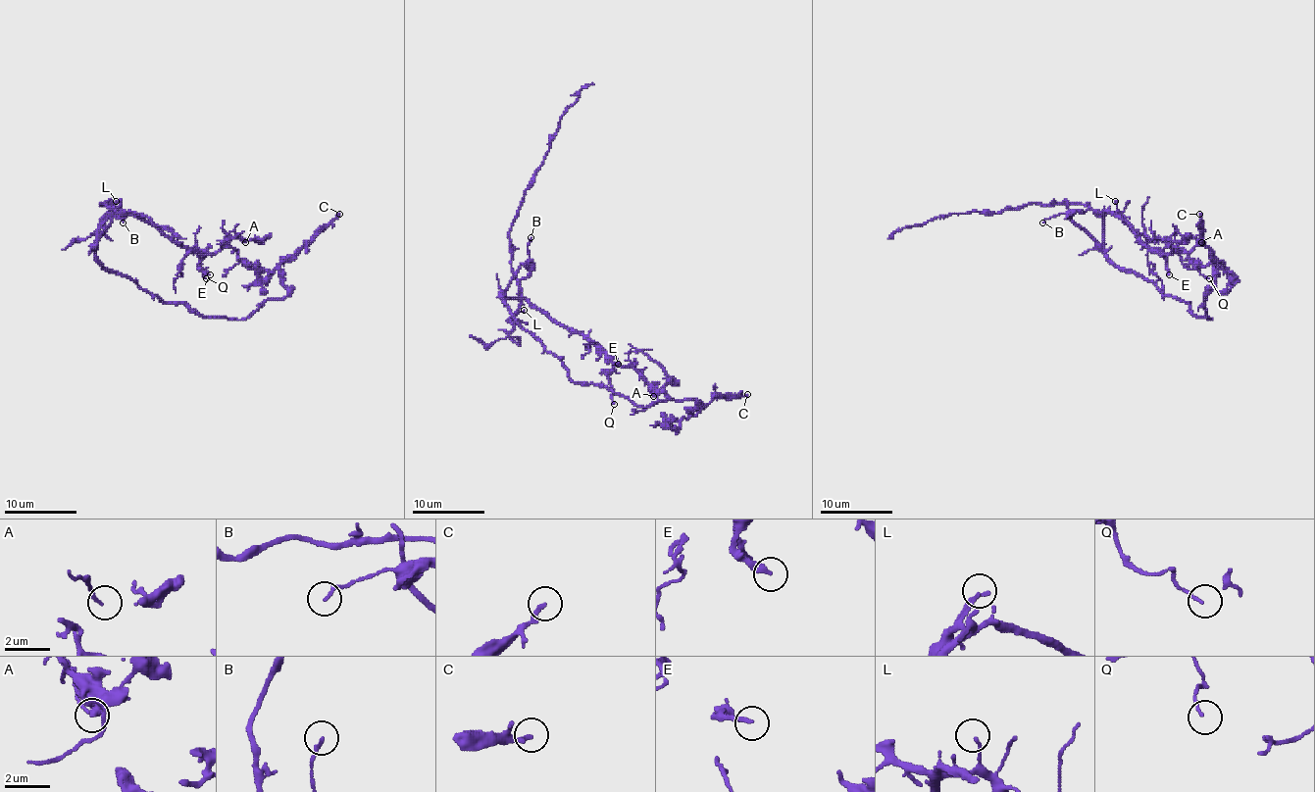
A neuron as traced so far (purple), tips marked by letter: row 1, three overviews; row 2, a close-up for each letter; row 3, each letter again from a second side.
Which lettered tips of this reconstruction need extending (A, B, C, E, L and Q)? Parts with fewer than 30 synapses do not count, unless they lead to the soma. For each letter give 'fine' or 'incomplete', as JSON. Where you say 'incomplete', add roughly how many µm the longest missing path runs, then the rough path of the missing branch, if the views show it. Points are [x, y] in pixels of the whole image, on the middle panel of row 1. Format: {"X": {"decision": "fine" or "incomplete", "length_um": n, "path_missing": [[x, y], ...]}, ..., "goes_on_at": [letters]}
{"A": {"decision": "fine"}, "B": {"decision": "fine"}, "C": {"decision": "fine"}, "E": {"decision": "fine"}, "L": {"decision": "fine"}, "Q": {"decision": "fine"}, "goes_on_at": []}

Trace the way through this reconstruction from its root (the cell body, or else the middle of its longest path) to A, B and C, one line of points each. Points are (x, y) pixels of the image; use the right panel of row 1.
A: (1133, 272), (1106, 253), (1106, 212), (1164, 253), (1171, 253), (1175, 231), (1201, 242)
B: (1133, 272), (1120, 270), (1064, 214), (1053, 215), (1042, 222)
C: (1133, 272), (1188, 303), (1196, 316), (1212, 320), (1205, 296), (1214, 287), (1214, 253), (1203, 242), (1199, 214)

